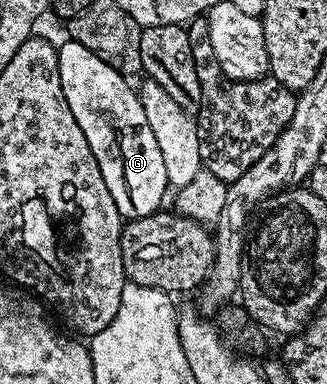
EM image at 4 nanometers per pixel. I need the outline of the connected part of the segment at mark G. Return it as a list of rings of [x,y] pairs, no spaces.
[[[64,40],[58,49],[60,87],[66,96],[66,104],[70,104],[70,112],[74,112],[78,128],[82,128],[86,144],[90,144],[90,152],[94,152],[94,160],[98,160],[102,180],[106,180],[114,204],[118,204],[121,219],[131,220],[157,213],[161,209],[164,190],[169,189],[166,163],[162,161],[162,148],[158,148],[150,124],[146,124],[146,112],[139,93],[128,87],[123,78],[125,75],[113,63],[99,58],[90,52],[90,48]]]

